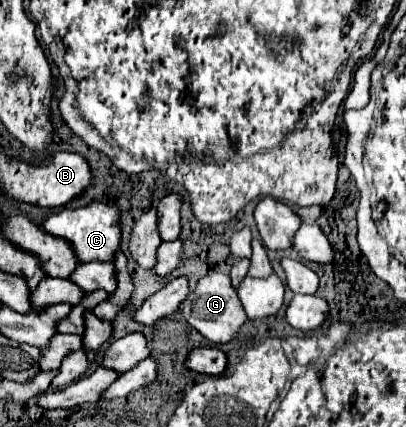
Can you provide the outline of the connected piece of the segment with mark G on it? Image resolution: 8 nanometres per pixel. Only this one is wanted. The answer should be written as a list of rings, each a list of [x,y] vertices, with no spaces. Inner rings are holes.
[[[212,273],[200,279],[198,287],[188,295],[188,299],[182,303],[180,311],[184,313],[184,319],[190,323],[190,327],[198,329],[206,339],[214,343],[228,343],[232,341],[240,327],[248,321],[246,311],[240,303],[240,297],[236,289],[230,283],[230,277],[224,273]]]

